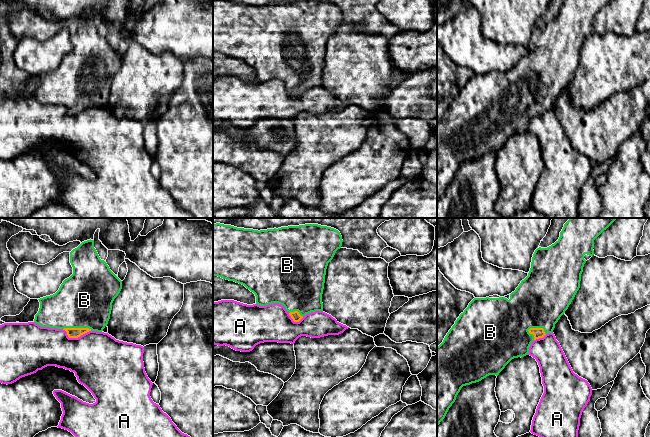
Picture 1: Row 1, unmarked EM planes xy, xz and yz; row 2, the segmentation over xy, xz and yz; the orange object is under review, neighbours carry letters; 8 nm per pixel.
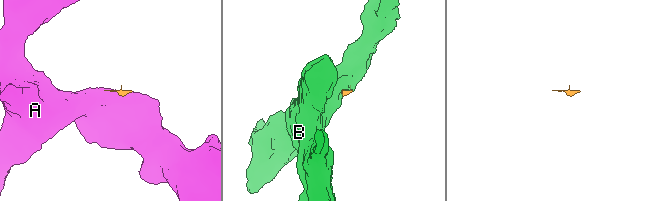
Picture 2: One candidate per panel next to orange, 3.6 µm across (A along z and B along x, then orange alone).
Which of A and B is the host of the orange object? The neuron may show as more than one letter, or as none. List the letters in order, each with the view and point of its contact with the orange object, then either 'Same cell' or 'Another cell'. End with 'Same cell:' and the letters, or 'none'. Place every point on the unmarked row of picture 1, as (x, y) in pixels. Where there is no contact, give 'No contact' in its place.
A: Touches orange at xy (75, 113). Another cell
B: Touches orange at yz (538, 104). Same cell
Same cell: B

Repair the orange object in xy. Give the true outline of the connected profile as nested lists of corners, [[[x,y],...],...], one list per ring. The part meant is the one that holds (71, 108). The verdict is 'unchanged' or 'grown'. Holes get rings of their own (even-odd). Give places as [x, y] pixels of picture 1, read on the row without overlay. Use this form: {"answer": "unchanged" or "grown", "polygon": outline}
{"answer": "grown", "polygon": [[[94,16],[84,17],[73,25],[70,39],[73,50],[59,66],[38,75],[40,84],[34,98],[41,103],[63,105],[69,114],[78,114],[89,107],[102,108],[122,57],[100,35]]]}

